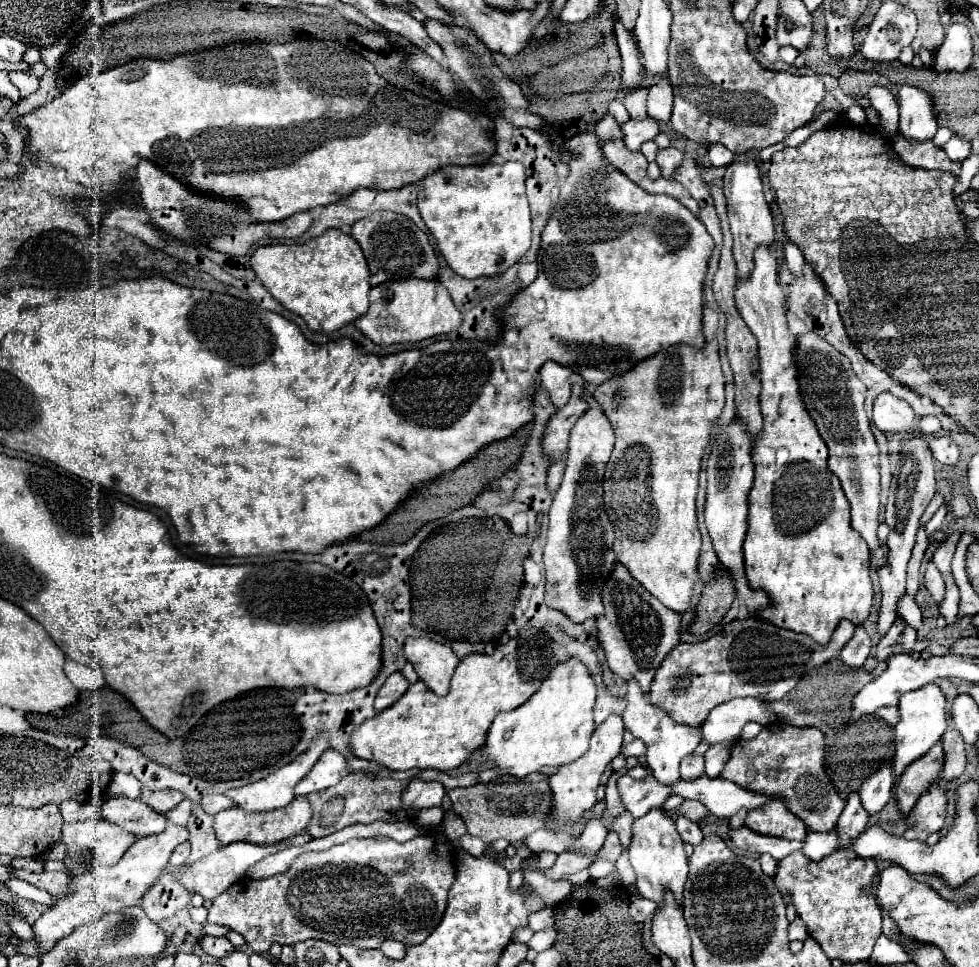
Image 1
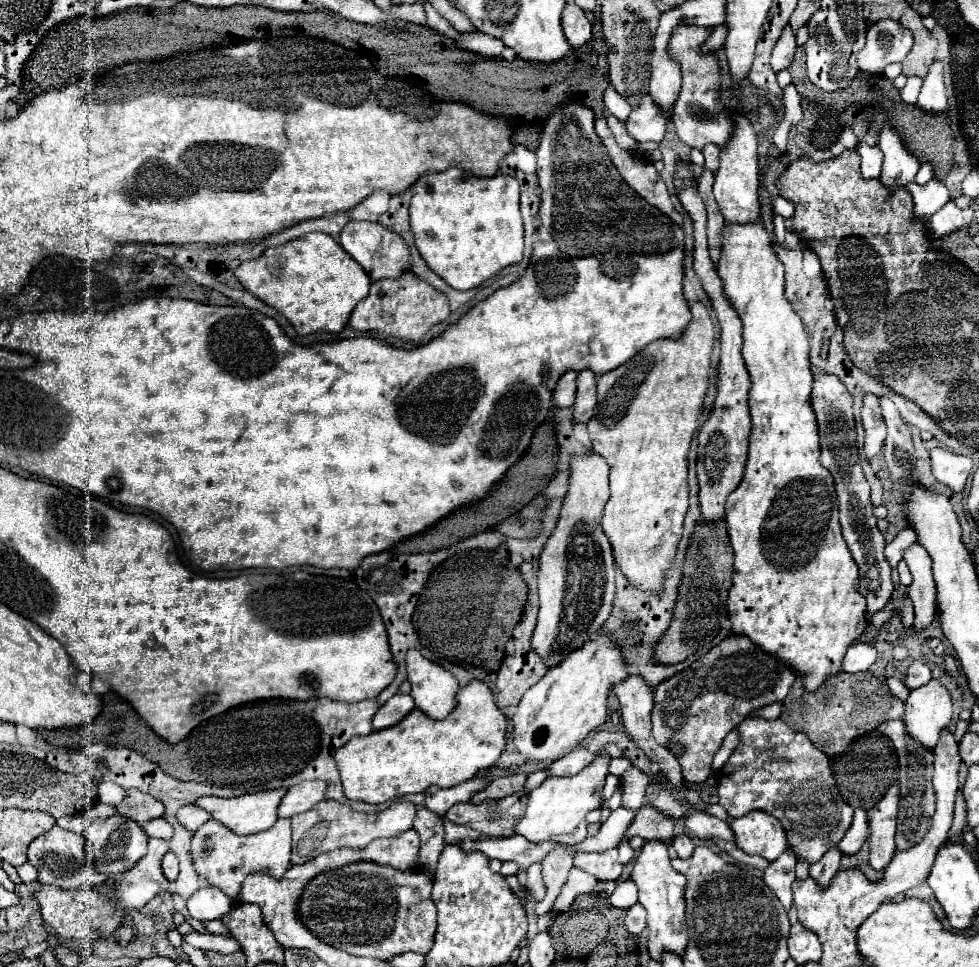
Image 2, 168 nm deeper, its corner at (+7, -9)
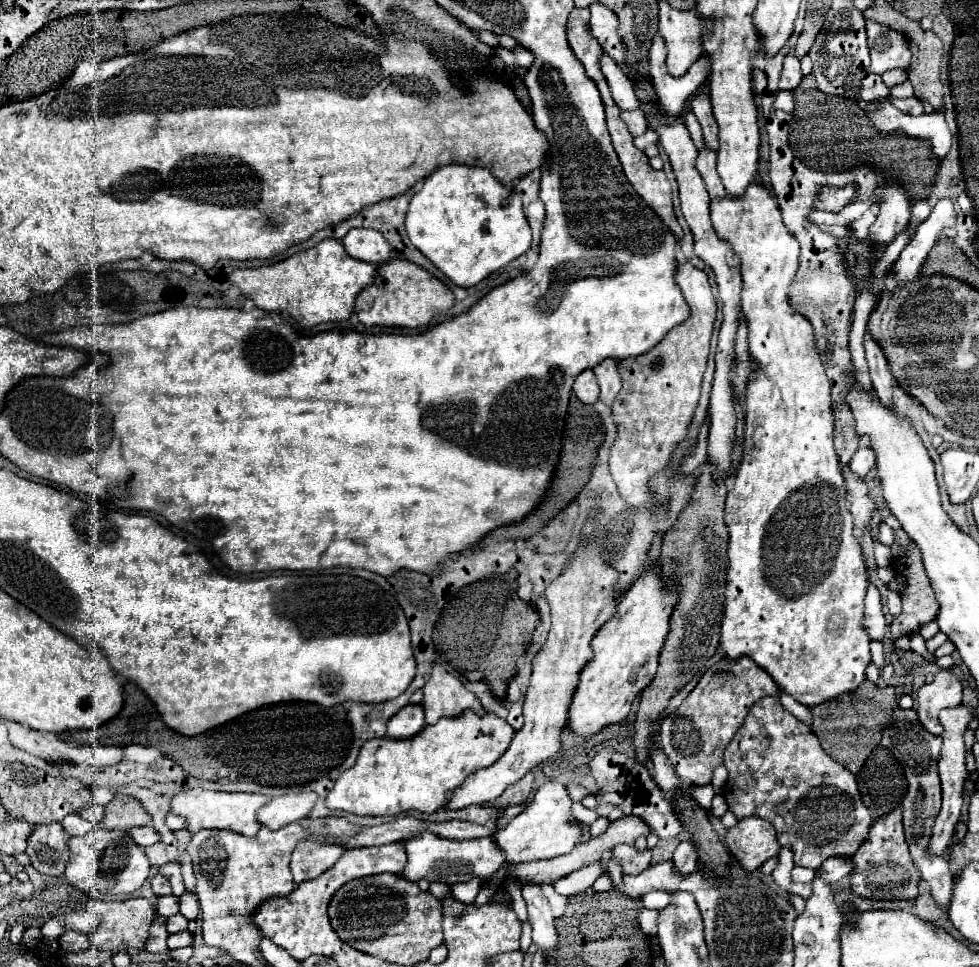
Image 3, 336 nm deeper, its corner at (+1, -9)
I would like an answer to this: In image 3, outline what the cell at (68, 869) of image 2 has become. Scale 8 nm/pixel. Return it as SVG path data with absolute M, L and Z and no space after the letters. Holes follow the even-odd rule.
M58 822L50 824L34 824L28 840L26 854L30 856L30 864L40 872L54 878L62 876L62 868L66 868L66 840L70 836Z

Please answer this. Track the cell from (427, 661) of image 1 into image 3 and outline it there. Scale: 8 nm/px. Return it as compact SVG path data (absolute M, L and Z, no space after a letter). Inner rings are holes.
M434 666L434 672L426 682L422 706L426 712L426 724L436 724L440 718L462 716L464 710L472 710L476 714L486 712L478 696L466 690L466 686L442 666Z

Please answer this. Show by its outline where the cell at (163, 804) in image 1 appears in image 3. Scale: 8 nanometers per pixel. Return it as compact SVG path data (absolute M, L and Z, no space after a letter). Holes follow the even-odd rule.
M118 796L106 806L102 820L94 822L94 826L98 828L106 828L106 830L126 830L132 826L144 826L144 824L152 824L150 814L144 812L142 804L138 804L136 798L132 796Z

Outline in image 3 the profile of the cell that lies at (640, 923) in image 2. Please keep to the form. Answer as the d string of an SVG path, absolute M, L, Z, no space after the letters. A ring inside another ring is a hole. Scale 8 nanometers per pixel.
M642 910L642 912L640 912L640 918L638 918L638 920L640 920L640 928L642 928L644 934L654 936L654 934L658 932L656 916L658 916L658 912L650 912L650 910Z

